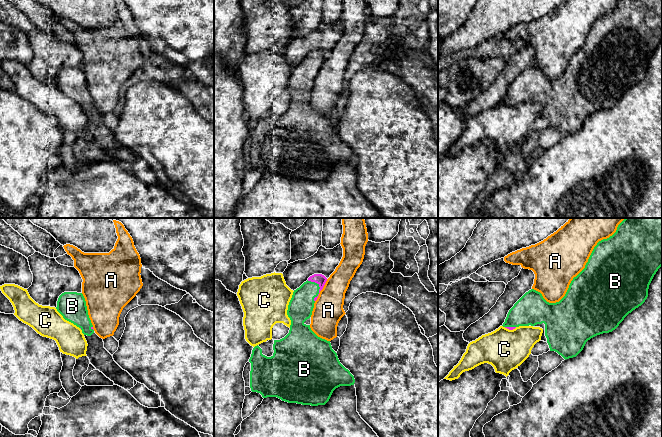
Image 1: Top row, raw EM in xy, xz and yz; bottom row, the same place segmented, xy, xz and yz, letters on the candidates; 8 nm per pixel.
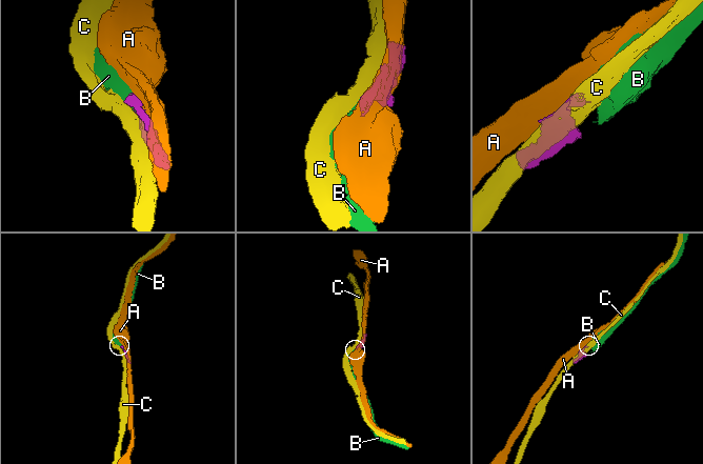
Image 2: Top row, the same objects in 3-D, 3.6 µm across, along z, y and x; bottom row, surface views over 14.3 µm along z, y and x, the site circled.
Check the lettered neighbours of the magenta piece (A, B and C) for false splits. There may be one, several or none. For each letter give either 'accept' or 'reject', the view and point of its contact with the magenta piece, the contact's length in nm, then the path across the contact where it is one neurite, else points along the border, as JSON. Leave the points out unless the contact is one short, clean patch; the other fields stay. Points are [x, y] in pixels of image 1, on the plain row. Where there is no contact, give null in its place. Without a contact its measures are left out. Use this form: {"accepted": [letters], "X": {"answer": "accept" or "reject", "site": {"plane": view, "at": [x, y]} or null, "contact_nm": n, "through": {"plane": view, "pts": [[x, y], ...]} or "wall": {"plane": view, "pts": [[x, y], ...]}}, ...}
{"accepted": ["B"], "A": {"answer": "reject", "site": {"plane": "xz", "at": [321, 65]}, "contact_nm": 200}, "B": {"answer": "accept", "site": {"plane": "xz", "at": [320, 64]}, "contact_nm": 190, "through": {"plane": "xz", "pts": [[320, 55], [320, 64], [301, 81]]}}, "C": {"answer": "reject", "site": {"plane": "yz", "at": [510, 105]}, "contact_nm": 100}}

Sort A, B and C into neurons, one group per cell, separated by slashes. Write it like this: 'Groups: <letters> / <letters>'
Groups: A / B / C

